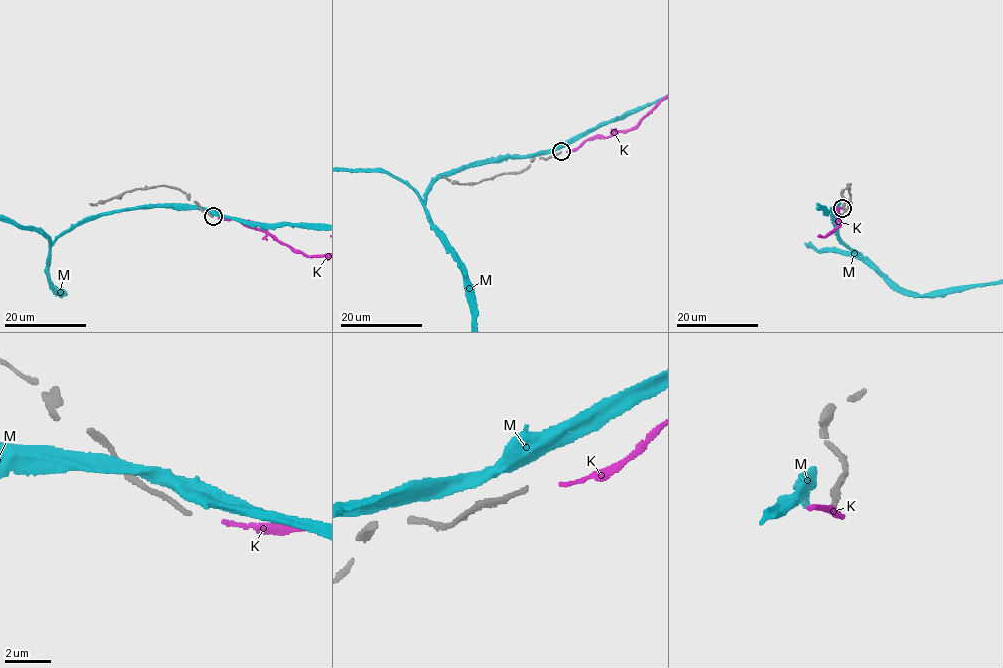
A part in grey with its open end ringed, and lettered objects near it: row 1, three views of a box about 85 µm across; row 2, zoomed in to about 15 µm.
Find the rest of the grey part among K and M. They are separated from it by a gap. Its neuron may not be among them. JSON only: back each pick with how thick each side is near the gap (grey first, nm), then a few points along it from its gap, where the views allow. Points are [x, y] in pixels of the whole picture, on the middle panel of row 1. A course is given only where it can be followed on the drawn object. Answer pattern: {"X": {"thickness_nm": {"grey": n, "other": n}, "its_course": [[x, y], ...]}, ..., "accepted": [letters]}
{"K": {"thickness_nm": {"grey": 200, "other": 160}}, "accepted": ["K"]}

